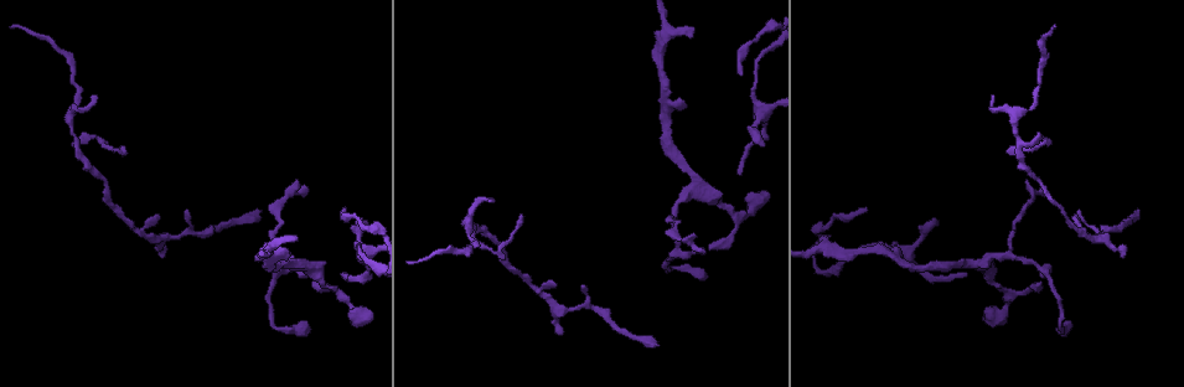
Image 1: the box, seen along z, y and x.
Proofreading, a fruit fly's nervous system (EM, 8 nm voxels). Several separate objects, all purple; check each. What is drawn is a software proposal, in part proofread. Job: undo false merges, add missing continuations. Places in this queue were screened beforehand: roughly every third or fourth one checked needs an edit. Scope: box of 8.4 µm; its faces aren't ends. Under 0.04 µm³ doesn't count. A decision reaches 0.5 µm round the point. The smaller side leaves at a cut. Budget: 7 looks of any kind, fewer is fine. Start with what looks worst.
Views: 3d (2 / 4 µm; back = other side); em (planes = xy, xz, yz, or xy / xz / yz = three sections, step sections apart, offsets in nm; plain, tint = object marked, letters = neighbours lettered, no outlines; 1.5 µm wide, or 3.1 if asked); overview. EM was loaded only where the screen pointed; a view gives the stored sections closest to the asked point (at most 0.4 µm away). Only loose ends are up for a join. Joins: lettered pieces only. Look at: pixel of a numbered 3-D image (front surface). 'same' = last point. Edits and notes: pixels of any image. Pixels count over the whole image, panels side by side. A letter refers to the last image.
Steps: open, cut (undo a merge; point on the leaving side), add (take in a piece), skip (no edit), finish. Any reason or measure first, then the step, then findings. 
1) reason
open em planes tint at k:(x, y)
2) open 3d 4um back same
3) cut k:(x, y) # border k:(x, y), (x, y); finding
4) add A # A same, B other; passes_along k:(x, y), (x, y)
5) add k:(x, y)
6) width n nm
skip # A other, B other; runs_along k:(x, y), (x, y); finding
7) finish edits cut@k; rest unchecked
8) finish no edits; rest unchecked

an open end
open 3d 4um at 1:(762, 147)

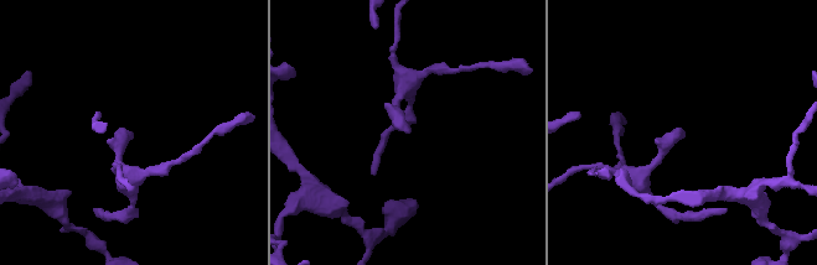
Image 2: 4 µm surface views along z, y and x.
open em xy step 4 letters at 2:(408, 132)

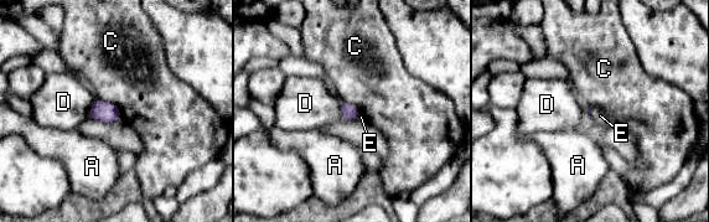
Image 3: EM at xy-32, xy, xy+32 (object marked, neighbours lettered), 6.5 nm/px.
open em planes letters same

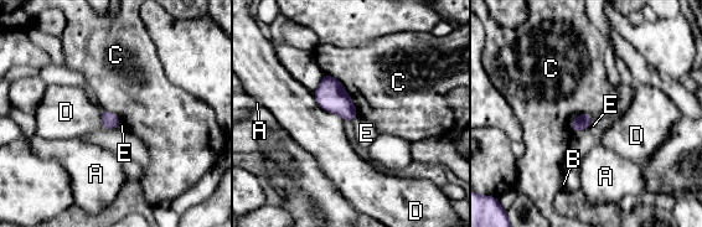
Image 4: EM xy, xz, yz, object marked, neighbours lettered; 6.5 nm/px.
width 100 nm
skip # A other, B other, C other, D other, E other; none of them fits

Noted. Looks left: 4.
free end
open em planes letters at 1:(296, 234)

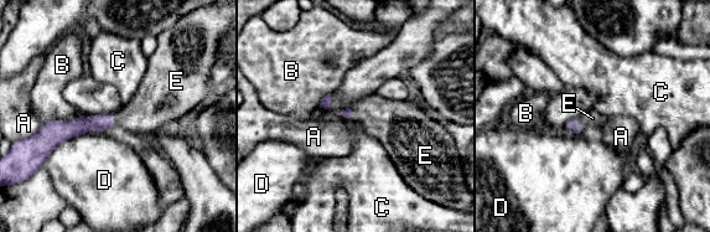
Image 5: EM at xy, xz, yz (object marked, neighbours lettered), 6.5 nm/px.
longest_contact D 440 nm
add 5:(151, 107) # A other, B other, C other, D other, E same; the cell continues

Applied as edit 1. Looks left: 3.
free end
open em planes letters at 1:(126, 153)

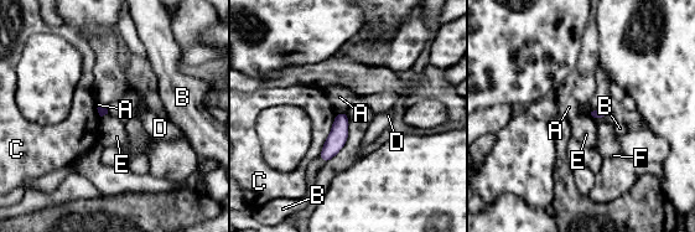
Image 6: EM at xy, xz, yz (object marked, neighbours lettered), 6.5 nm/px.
longest_contact C 320 nm
skip # A other, B other, C other, D other, E other, F other; no lettered piece goes on from it

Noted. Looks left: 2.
finish edits add@5; rest unchecked

